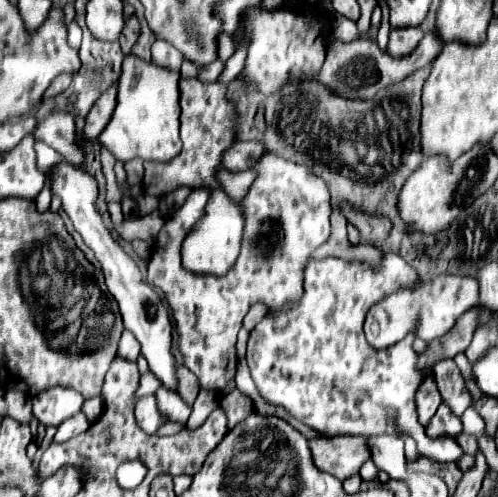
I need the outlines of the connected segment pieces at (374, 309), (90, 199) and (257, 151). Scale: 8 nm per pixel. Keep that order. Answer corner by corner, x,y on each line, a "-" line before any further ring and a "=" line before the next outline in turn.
453,274
437,276
435,280
421,282
413,290
401,290
397,294
391,294
389,298
371,306
365,320
365,336
373,348
387,348
399,342
419,322
417,336
431,342
447,334
455,326
457,318
469,308
473,308
477,302
479,302
479,282
475,282
475,278
453,276
=
59,162
51,168
51,190
55,196
59,196
63,200
63,210
67,212
69,220
73,222
73,228
83,236
85,244
95,252
97,260
101,262
101,270
105,274
105,284
119,304
125,328
131,330
135,334
135,338
141,342
141,354
147,358
149,370
161,380
163,386
177,388
175,358
171,356
171,322
169,322
167,304
155,292
155,288
147,286
135,260
123,252
117,238
111,234
111,228
107,226
103,214
97,208
97,198
99,198
97,180
77,166
=
235,142
231,150
223,152
223,168
231,172
249,170
251,162
259,158
265,152
265,148
259,142

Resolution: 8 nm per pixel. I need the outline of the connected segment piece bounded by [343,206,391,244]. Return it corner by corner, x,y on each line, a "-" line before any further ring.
343,206
343,214
345,218
361,232
361,240
363,242
369,242
369,244
375,244
375,242
381,242
389,236
391,232
391,222
387,218
381,218
381,216
369,216
369,214
361,214
361,212
355,212
347,206

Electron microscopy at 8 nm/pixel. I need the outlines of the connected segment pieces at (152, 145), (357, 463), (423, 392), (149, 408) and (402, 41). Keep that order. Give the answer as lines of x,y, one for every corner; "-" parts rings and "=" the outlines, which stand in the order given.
125,54
123,74
119,78
117,108
111,122
99,136
101,146
109,148
115,158
129,162
133,158
167,162
181,150
179,138
179,72
155,66
133,54
=
335,436
327,438
325,470
341,480
359,472
361,464
371,458
371,448
365,436
=
427,376
417,392
417,412
419,412
419,422
421,424
427,424
433,414
437,412
439,404
443,400
439,398
439,390
435,386
435,378
433,376
=
155,394
151,396
143,396
137,406
135,406
135,418
137,424
143,428
143,432
147,434
157,434
159,428
163,424
167,424
167,418
163,418
159,406
157,406
157,398
=
395,28
389,32
387,54
389,56
407,56
415,50
419,40
423,38
421,28

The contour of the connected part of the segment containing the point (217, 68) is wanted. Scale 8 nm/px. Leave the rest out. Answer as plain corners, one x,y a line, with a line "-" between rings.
215,60
215,62
211,62
211,66
203,66
203,70
199,70
197,78
201,82
217,82
221,70
223,70
223,62
221,60

